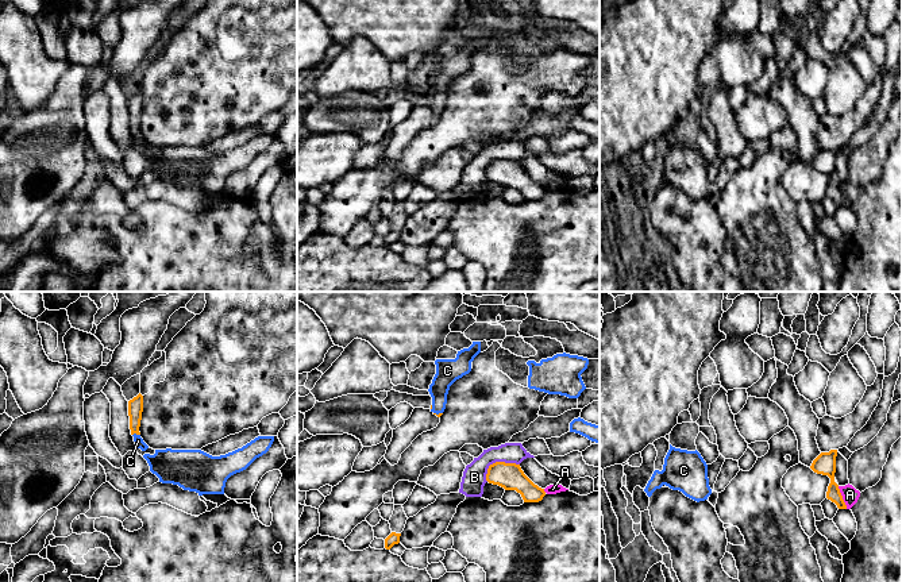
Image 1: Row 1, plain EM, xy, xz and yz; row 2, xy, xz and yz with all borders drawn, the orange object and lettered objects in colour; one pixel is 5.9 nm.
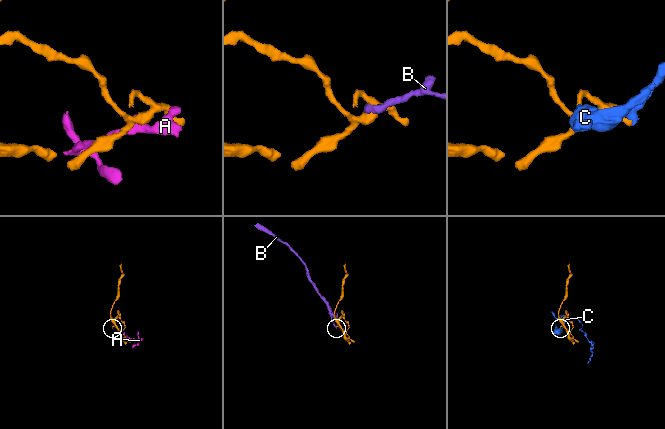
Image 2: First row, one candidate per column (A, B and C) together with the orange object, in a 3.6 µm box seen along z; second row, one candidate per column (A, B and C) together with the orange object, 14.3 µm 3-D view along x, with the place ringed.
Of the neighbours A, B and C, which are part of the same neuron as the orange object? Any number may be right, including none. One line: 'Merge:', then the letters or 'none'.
Merge: C

